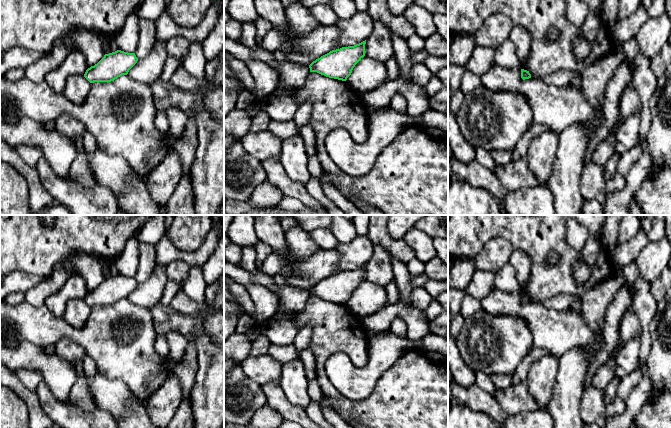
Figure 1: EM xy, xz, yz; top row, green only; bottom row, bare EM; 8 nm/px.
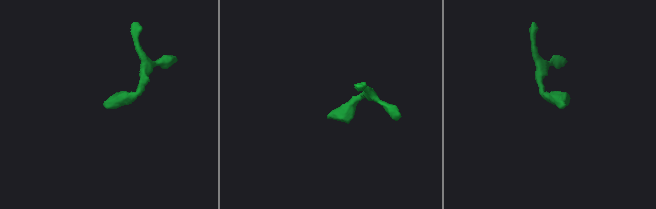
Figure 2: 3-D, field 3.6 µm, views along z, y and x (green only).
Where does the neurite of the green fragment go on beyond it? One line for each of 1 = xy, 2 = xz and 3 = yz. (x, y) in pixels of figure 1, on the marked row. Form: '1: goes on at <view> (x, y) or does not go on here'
1: does not go on here
2: does not go on here
3: does not go on here

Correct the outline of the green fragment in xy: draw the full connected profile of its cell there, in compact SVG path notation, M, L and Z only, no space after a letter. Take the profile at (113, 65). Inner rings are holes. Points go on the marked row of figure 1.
M117 50L105 54L97 64L86 70L84 77L90 83L111 82L122 75L127 75L137 61L135 53Z

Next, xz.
M366 40L354 46L330 51L309 65L310 72L346 81L355 65L365 56L365 44Z

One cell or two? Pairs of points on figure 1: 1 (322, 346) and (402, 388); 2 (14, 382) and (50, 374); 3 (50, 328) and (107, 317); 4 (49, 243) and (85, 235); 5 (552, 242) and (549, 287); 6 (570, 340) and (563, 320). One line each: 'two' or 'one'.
1: one
2: two
3: one
4: one
5: one
6: one

